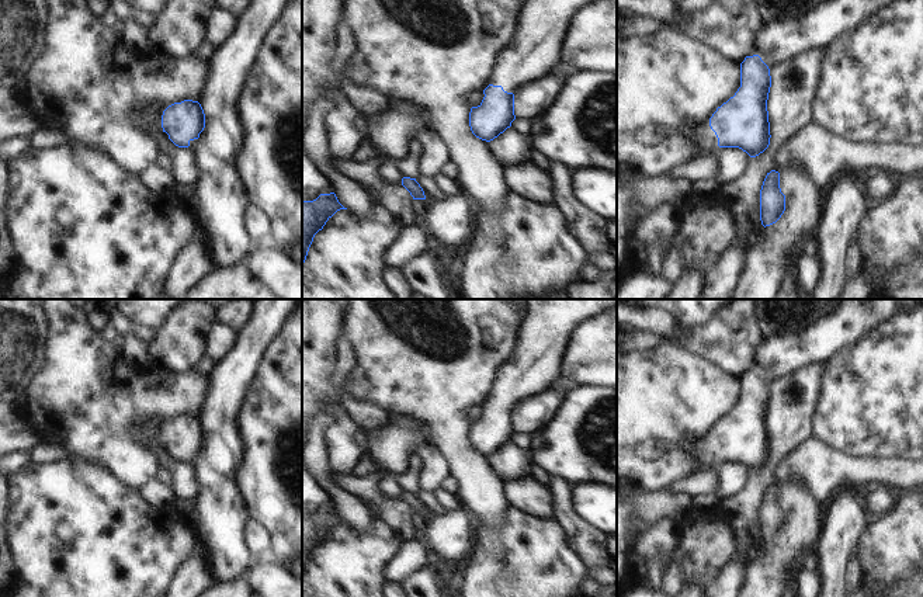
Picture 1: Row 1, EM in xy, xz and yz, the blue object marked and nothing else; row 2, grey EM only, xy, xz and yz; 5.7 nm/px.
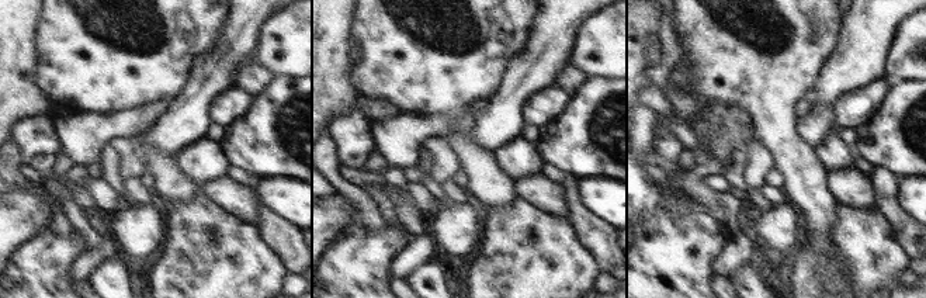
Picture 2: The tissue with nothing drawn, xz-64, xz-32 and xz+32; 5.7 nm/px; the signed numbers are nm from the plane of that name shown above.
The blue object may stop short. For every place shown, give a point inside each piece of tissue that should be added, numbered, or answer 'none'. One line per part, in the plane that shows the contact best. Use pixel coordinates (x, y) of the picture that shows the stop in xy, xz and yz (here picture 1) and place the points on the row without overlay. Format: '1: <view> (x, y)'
1: xz (538, 363)

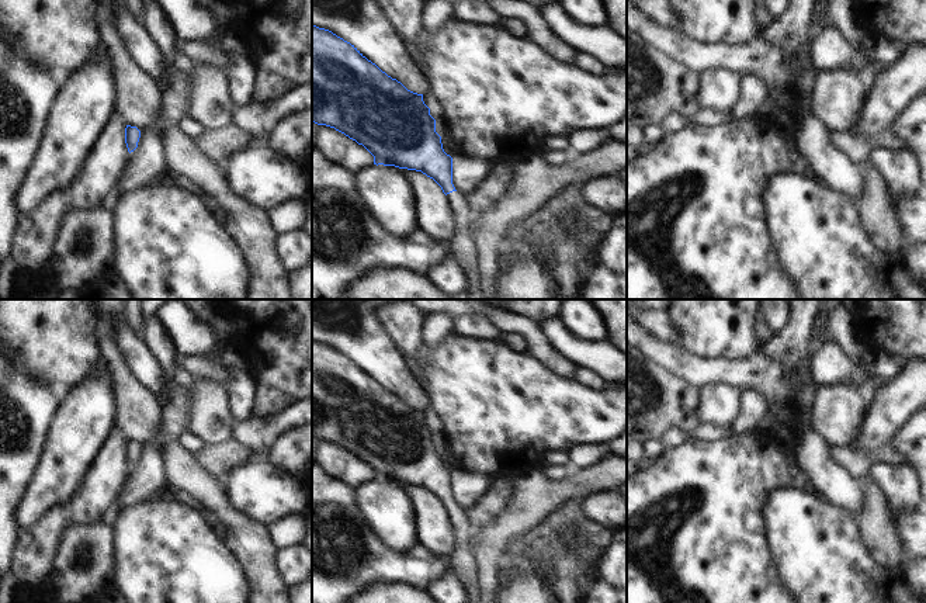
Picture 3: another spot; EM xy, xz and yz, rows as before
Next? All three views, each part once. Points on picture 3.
1: xz (462, 562)

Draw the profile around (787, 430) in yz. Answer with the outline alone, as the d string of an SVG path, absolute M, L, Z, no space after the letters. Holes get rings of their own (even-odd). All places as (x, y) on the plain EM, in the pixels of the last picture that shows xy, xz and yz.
M788 416L784 422L778 423L774 429L785 446L785 451L794 455L798 443L798 426L794 423L793 416Z

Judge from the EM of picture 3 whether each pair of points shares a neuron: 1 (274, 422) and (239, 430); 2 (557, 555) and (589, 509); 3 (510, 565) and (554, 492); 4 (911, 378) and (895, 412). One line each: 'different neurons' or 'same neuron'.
1: same neuron
2: different neurons
3: different neurons
4: same neuron

